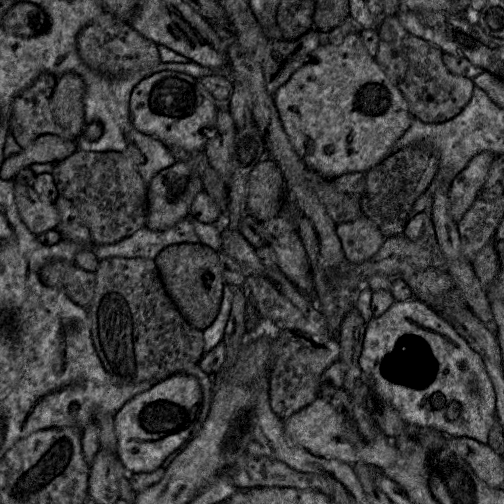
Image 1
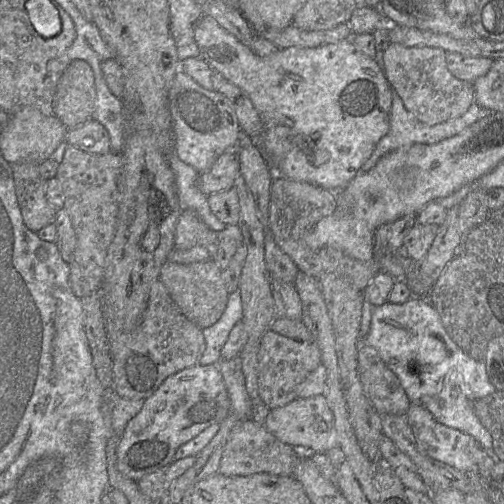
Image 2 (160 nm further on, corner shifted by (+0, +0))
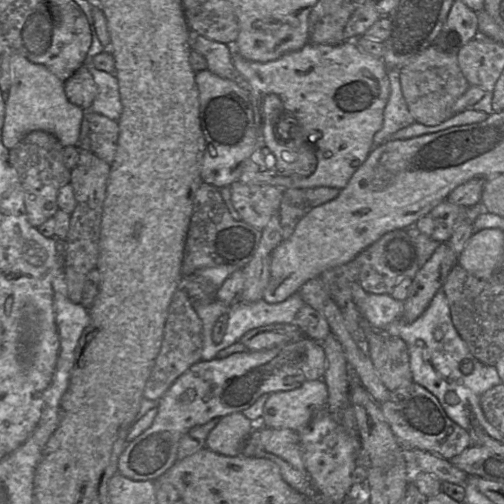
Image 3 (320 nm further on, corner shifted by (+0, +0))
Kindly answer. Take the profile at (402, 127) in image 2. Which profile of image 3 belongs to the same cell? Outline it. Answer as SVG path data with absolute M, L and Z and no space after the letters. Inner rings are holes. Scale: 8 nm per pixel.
M399 69L387 70L390 94L383 112L383 125L373 138L373 148L385 142L390 135L415 122L404 99Z

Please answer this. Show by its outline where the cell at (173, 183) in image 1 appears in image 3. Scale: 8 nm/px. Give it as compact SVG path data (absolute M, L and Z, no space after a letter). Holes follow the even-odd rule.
M344 41L336 45L307 43L301 49L286 53L276 60L268 62L255 62L242 57L236 52L232 52L232 63L235 69L249 84L249 101L254 109L255 126L257 128L257 143L253 153L245 160L242 166L242 173L239 182L245 184L264 184L285 189L305 189L317 187L330 187L343 189L356 169L365 161L370 151L373 149L373 138L383 125L383 112L390 94L390 82L387 75L387 68L382 58L373 57L365 53L355 41ZM267 94L276 94L280 98L281 106L265 106L264 100Z

